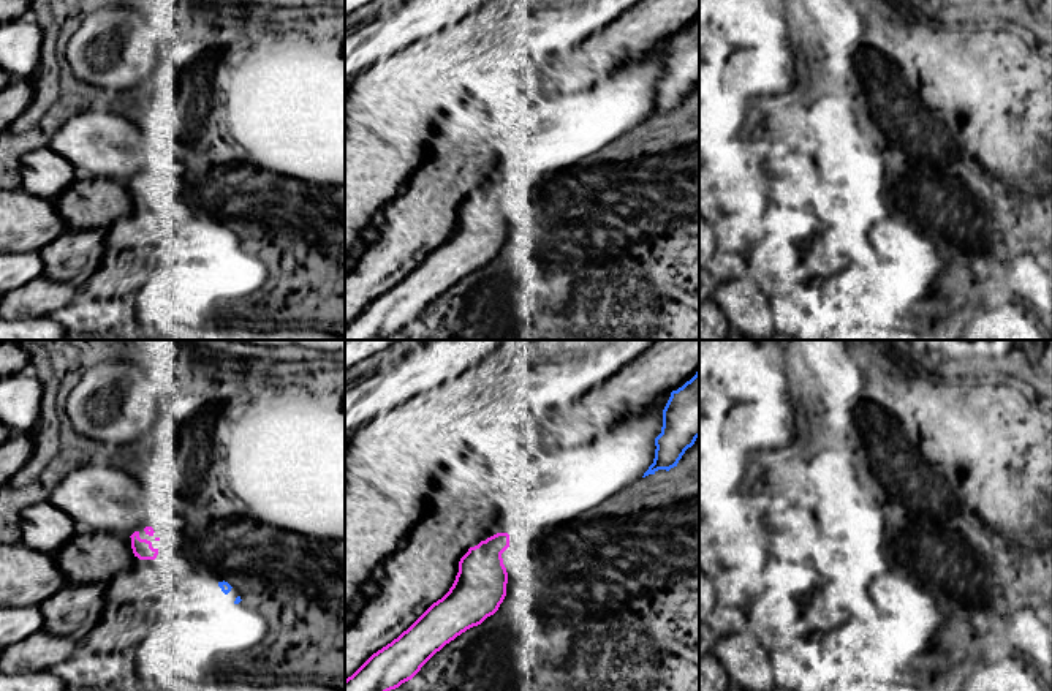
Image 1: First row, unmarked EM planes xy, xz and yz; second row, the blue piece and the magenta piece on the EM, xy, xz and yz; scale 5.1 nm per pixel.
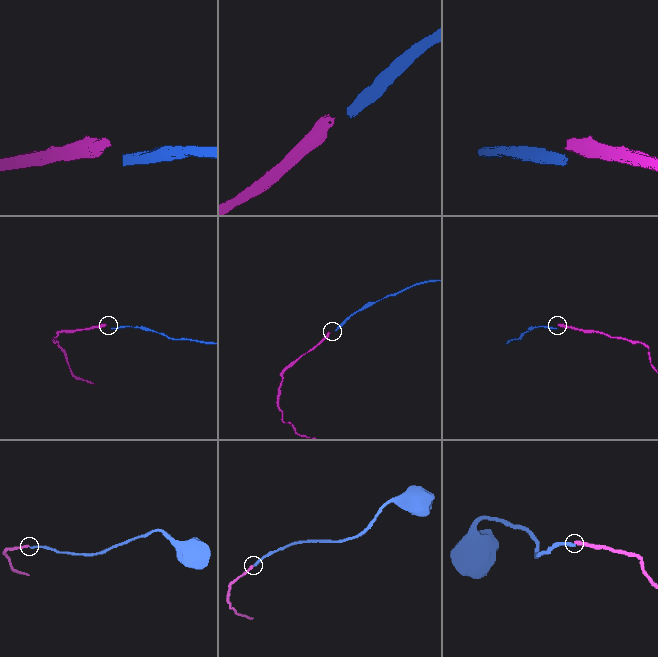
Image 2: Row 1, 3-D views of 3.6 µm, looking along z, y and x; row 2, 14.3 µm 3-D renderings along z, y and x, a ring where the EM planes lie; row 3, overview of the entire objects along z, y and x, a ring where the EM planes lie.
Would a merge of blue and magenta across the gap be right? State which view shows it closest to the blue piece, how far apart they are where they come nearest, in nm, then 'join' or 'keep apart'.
view xy; gap 340 nm; keep apart

